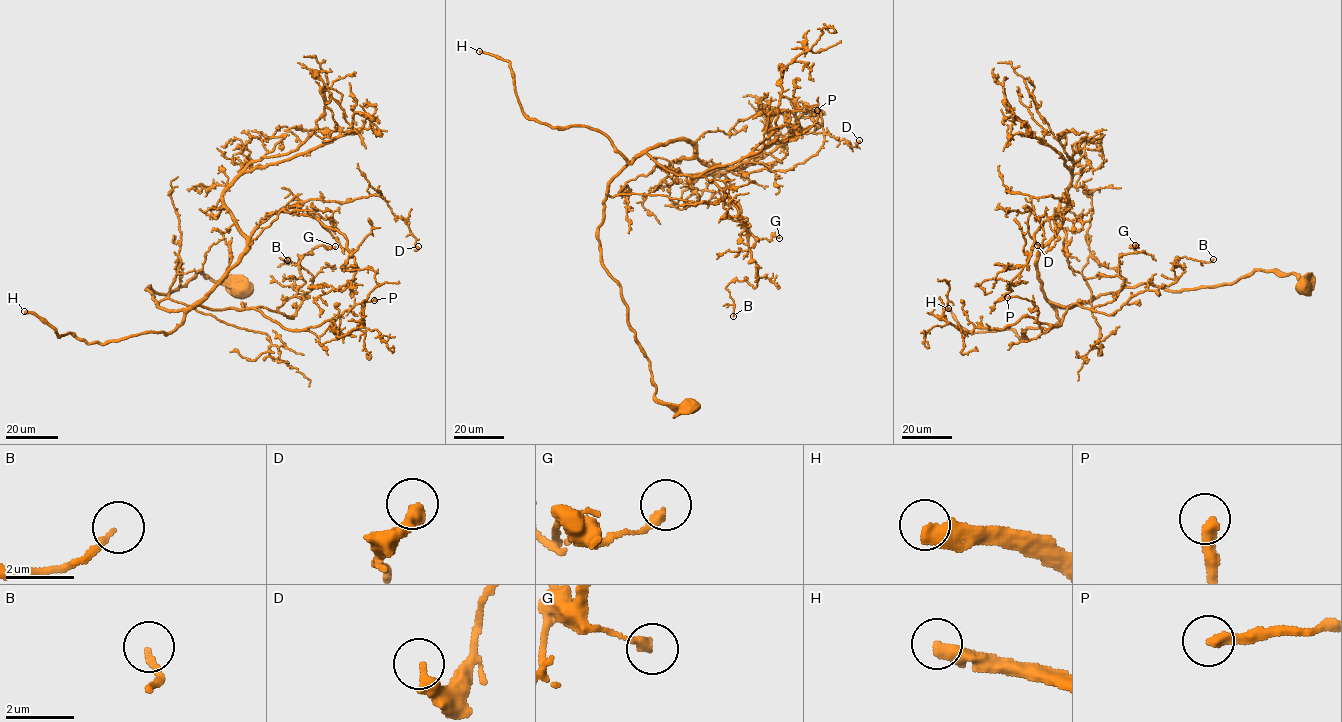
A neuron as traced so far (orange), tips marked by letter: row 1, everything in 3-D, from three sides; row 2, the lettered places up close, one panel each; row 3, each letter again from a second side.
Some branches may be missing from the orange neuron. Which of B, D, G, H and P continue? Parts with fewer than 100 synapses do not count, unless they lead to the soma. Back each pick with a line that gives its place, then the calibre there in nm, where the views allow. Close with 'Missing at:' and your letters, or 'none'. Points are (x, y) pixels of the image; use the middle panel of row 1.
H: (479, 51) | 550 nm
Missing at: H

